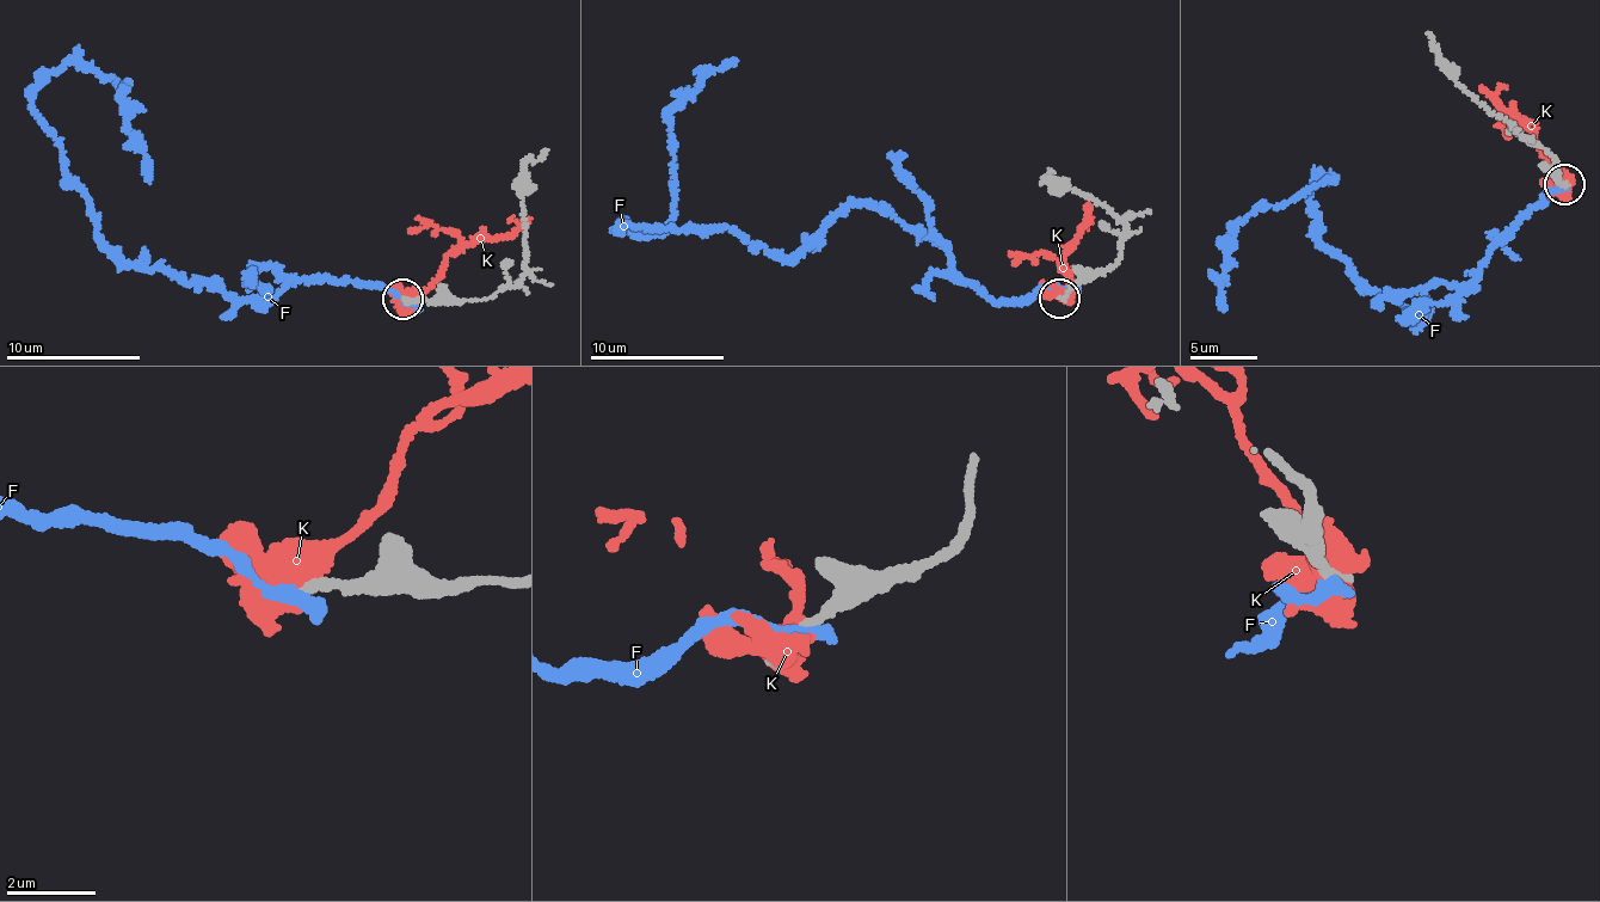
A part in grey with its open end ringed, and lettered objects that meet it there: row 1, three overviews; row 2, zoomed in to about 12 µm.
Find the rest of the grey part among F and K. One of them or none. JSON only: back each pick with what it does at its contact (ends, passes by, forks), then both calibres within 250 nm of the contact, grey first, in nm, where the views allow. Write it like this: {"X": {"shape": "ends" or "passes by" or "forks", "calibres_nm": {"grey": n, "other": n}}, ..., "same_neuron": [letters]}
{"same_neuron": []}

